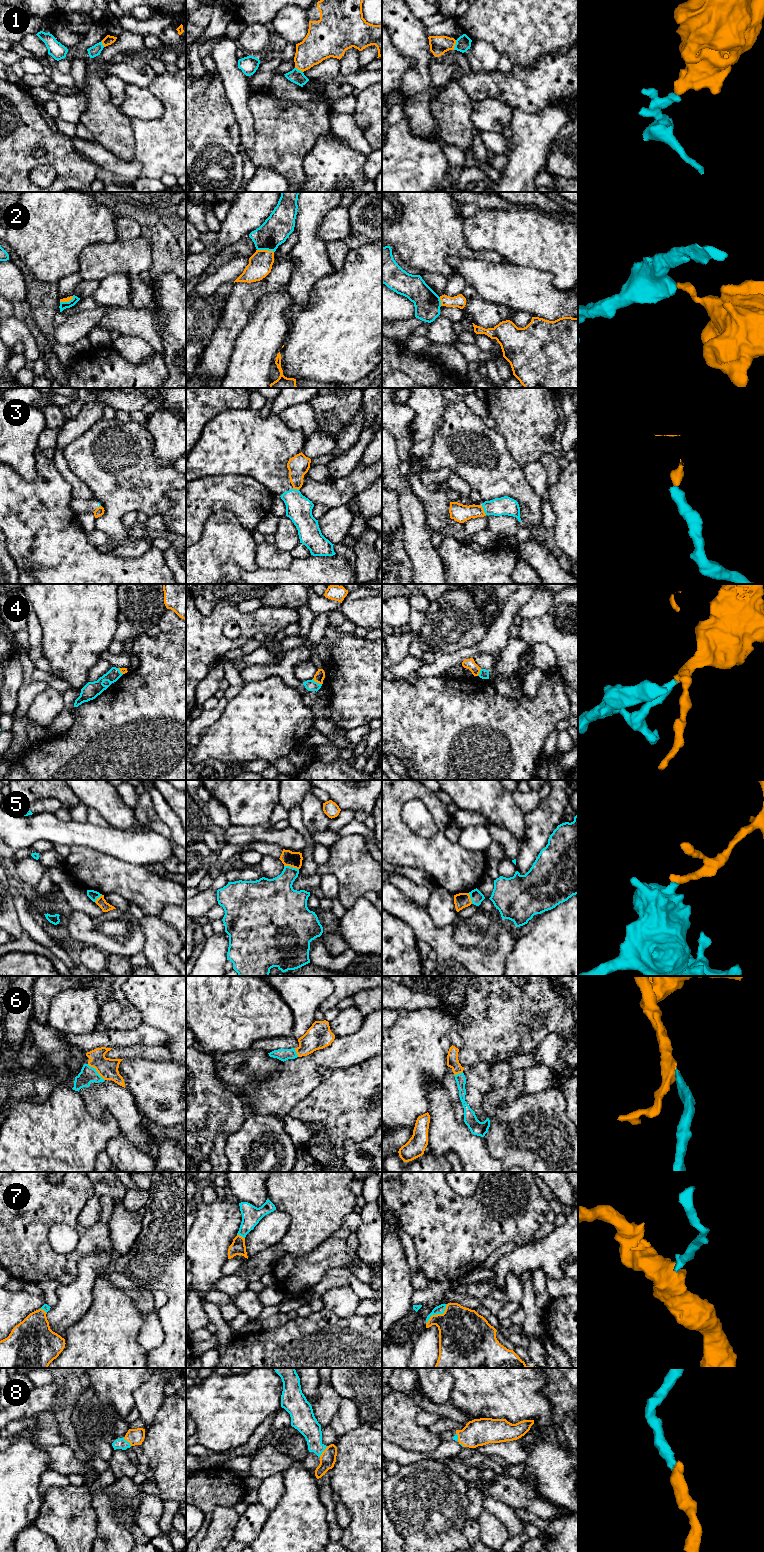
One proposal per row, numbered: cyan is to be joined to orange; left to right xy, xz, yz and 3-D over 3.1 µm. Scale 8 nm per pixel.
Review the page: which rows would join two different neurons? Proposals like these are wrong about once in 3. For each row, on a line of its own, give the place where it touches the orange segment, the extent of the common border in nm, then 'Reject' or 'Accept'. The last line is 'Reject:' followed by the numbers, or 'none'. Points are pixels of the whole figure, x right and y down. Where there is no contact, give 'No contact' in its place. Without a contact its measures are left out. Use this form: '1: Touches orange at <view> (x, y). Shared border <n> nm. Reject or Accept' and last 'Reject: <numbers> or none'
1: Touches orange at yz (454, 45). Shared border 80 nm. Reject
2: Touches orange at xz (265, 250). Shared border 140 nm. Reject
3: Touches orange at yz (483, 510). Shared border 80 nm. Reject
4: Touches orange at xz (317, 682). Shared border 90 nm. Reject
5: Touches orange at xz (291, 866). Shared border 120 nm. Reject
6: Touches orange at xy (96, 1070). Shared border 190 nm. Accept
7: Touches orange at yz (437, 1314). Shared border 240 nm. Accept
8: Touches orange at xz (323, 1451). Shared border 110 nm. Accept
Reject: 1, 2, 3, 4, 5

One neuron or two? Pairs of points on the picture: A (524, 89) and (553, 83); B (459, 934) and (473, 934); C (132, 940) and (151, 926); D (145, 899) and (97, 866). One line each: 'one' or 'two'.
A: one
B: one
C: two
D: one

